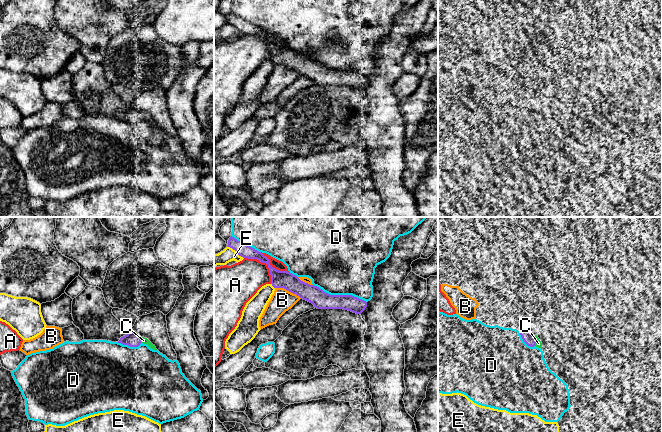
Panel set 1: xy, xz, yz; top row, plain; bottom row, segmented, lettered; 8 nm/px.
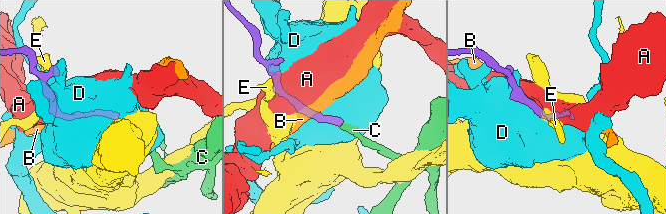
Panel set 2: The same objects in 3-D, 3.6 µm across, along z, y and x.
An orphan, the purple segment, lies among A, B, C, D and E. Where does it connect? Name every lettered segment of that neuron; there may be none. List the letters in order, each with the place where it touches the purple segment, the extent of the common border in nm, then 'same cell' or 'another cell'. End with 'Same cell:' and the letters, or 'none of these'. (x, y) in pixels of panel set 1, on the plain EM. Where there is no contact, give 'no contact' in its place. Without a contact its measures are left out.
A: meets purple in xz at (266, 39); contact 380 nm long; another cell
B: meets purple in xz at (288, 66); contact 240 nm long; another cell
C: meets purple in yz at (534, 116); contact 90 nm long; same cell
D: meets purple in xz at (340, 71); contact 460 nm long; another cell
E: meets purple in xz at (236, 28); contact 160 nm long; another cell
Same cell: C

